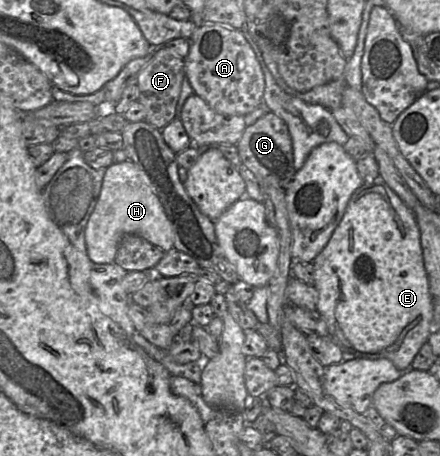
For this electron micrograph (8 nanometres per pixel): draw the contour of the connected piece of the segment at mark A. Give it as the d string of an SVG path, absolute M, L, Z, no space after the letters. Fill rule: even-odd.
M203 24L190 38L189 53L185 58L185 76L194 94L200 96L214 111L227 115L244 116L263 103L264 75L261 65L243 32L222 24Z

